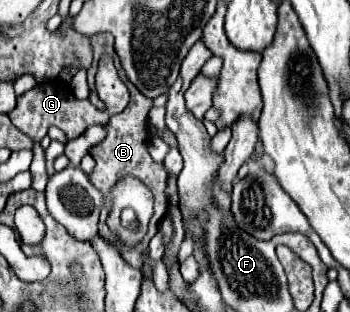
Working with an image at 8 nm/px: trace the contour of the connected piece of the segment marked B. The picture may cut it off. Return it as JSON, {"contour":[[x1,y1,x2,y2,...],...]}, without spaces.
{"contour":[[127,80,125,84,127,84,127,88,129,88,129,92,131,92,131,102,129,102,129,106,127,106,121,114,115,114,115,116,109,118,109,122,107,122,107,138,89,150,89,154,91,154,91,156,95,158,95,162,97,162,95,168,93,168,93,172,89,174,89,180,91,180,91,184,97,186,97,188,103,192,103,196,105,196,105,206,103,206,103,210,101,210,101,220,99,220,99,234,101,234,105,240,109,240,115,244,119,244,119,242,117,242,117,238,115,238,114,234,111,234,111,230,109,230,107,224,105,224,105,218,109,216,109,210,111,210,111,188,113,188,119,180,123,180,125,176,133,176,133,178,139,178,139,180,153,192,153,196,155,196,155,214,153,214,153,218,151,218,147,236,145,236,133,250,129,250,129,248,123,246,123,244,117,245,124,260,132,267,140,269,143,266,142,256,145,254,145,250,147,250,149,240,151,240,153,234,157,232,157,226,159,226,161,218,163,218,165,212,167,212,167,204,169,204,169,202,167,202,167,196,165,196,167,174,165,174,165,170,163,170,163,164,157,164,157,162,149,156,149,150,147,150,147,146,149,146,148,141,150,140,150,135,149,138,147,138,147,115,152,108,153,100,143,96,129,80]]}

